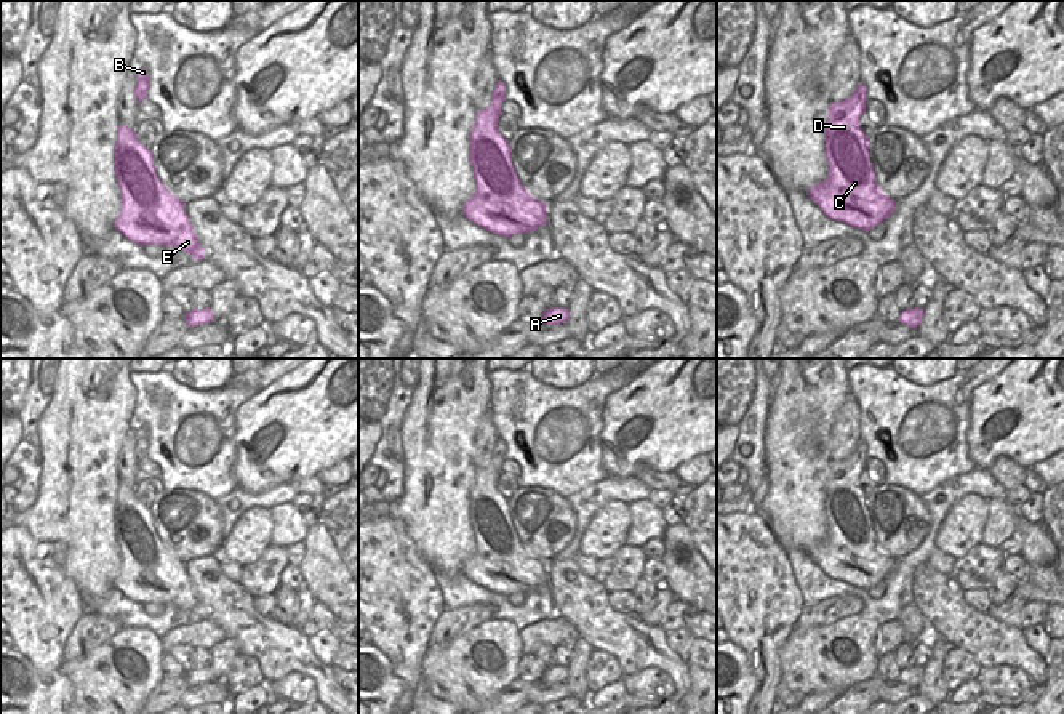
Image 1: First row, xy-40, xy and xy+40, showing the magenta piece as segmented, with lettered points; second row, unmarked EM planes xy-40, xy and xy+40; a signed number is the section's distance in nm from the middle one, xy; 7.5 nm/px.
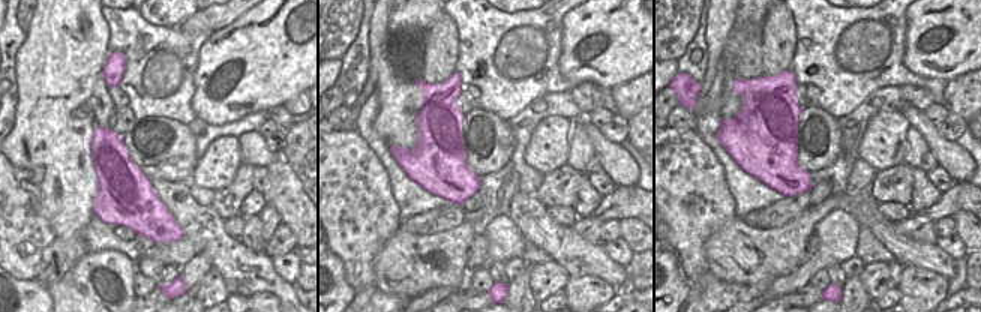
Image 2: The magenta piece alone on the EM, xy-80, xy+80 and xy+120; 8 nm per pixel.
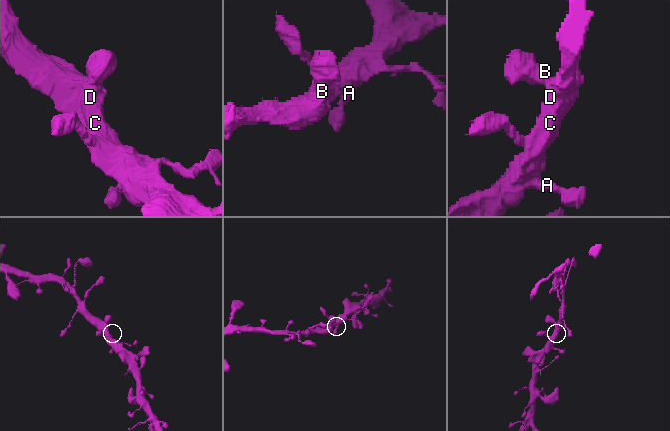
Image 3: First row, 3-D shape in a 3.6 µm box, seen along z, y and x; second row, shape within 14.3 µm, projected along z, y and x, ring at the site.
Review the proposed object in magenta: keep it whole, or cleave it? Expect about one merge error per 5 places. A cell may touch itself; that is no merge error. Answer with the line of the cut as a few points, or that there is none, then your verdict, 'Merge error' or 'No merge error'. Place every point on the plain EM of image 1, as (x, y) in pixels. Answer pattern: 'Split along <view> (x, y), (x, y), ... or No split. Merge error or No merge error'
No split. No merge error.

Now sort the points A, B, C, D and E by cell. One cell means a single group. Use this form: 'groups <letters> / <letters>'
groups A B C D E

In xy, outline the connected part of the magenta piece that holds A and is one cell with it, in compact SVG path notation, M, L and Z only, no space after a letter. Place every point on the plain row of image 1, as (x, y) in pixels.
M554 666L554 668L547 668L544 669L541 680L547 682L547 684L560 684L565 682L568 679L568 668L560 668L560 666Z

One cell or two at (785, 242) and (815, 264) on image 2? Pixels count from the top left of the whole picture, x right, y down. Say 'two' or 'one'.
two

